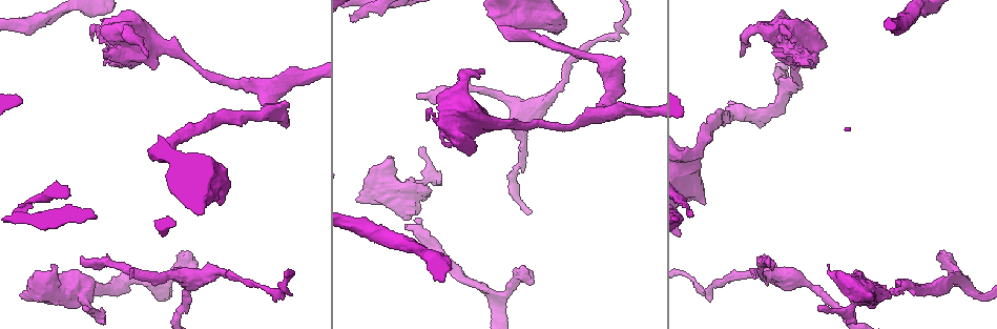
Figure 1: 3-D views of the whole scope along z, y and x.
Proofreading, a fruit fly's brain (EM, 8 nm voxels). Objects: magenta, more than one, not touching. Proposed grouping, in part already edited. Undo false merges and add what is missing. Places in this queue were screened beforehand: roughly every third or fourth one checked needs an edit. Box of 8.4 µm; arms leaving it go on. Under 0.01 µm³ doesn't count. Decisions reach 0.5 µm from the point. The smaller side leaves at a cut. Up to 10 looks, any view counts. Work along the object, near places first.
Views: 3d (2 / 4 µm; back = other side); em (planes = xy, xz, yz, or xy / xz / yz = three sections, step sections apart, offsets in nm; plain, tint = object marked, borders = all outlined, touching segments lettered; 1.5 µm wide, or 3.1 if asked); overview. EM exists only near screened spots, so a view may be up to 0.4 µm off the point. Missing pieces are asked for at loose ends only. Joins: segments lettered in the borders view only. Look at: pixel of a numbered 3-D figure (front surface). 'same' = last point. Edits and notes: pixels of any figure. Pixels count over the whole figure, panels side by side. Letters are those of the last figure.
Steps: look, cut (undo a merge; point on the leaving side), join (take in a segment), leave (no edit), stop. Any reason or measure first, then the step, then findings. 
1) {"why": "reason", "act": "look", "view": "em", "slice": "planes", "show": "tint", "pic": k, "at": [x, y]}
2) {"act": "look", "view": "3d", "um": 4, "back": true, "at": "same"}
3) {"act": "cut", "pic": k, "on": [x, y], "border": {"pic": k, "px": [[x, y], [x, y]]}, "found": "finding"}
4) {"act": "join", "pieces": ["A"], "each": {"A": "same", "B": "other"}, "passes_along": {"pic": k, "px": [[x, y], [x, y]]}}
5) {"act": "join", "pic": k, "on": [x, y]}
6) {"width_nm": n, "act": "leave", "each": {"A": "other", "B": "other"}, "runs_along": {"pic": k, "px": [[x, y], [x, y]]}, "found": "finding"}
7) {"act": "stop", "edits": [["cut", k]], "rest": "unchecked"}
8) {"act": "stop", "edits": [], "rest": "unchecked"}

{"why": "branch stops here", "act": "look", "view": "3d", "um": 2, "back": true, "pic": 1, "at": [187, 254]}

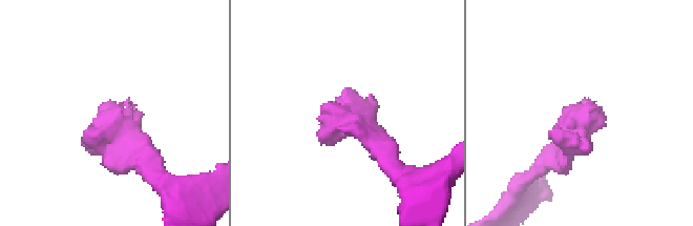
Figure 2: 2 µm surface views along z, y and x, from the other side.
{"act": "look", "view": "em", "slice": "planes", "show": "borders", "pic": 2, "at": [109, 107]}

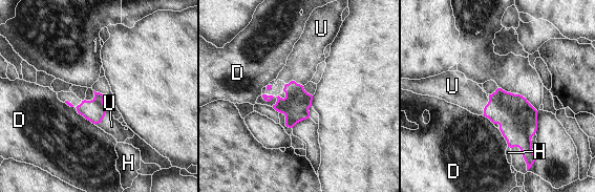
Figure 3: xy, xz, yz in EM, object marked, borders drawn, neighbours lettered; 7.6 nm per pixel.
{"act": "join", "pieces": ["U"], "each": {"D": "other", "H": "other", "U": "same"}, "passes_along": {"pic": 3, "px": [[93, 110], [103, 118], [111, 126]]}, "found": "the cell continues"}

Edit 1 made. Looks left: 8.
{"why": "end of a long branch", "act": "look", "view": "em", "slice": "planes", "show": "plain", "pic": 1, "at": [690, 214]}

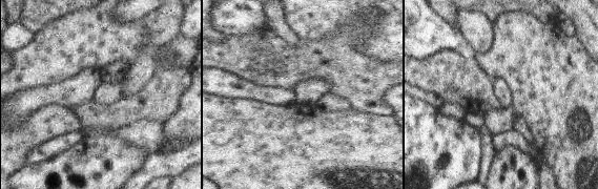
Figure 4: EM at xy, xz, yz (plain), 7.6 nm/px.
{"why": "what lies round it", "act": "look", "view": "em", "slice": "planes", "show": "borders", "at": "same"}

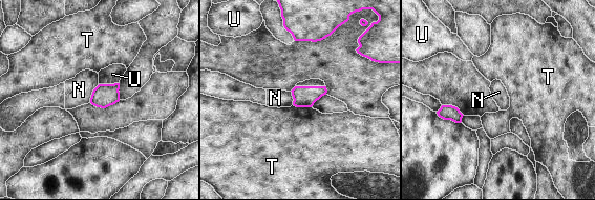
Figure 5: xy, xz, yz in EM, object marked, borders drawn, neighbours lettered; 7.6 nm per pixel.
{"width_nm": 160, "act": "leave", "each": {"N": "other", "T": "other", "U": "other"}, "border": {"pic": 5, "px": [[293, 104], [311, 107]]}, "found": "none of them fits"}

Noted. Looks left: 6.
{"why": "sharp bend", "act": "look", "view": "em", "slice": "planes", "show": "borders", "pic": 1, "at": [750, 33]}

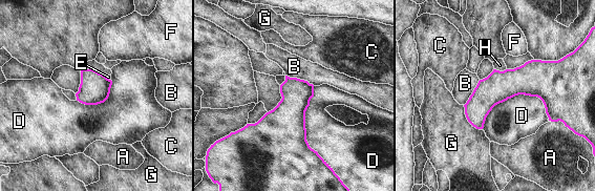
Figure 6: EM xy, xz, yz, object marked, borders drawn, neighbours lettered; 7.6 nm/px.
{"act": "leave", "each": {"A": "other", "B": "other", "C": "other", "D": "other", "E": "other", "F": "other", "G": "other", "H": "other"}, "found": "all the same cell"}

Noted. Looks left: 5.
{"act": "stop", "edits": [["join", 3]], "rest": "unchecked"}

